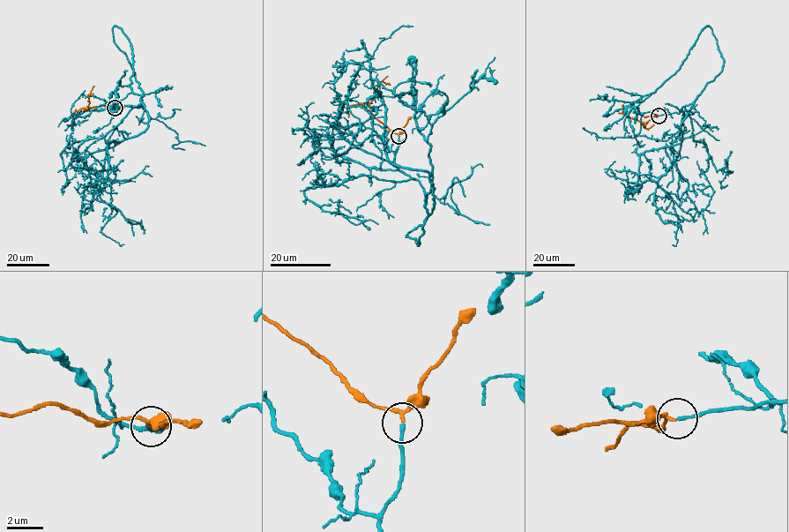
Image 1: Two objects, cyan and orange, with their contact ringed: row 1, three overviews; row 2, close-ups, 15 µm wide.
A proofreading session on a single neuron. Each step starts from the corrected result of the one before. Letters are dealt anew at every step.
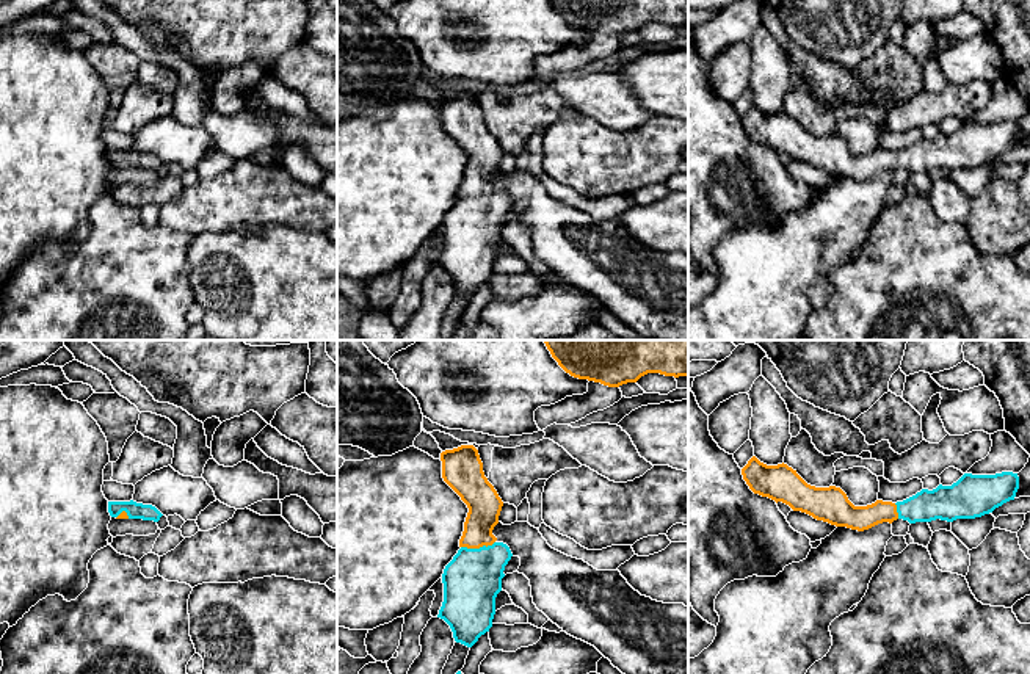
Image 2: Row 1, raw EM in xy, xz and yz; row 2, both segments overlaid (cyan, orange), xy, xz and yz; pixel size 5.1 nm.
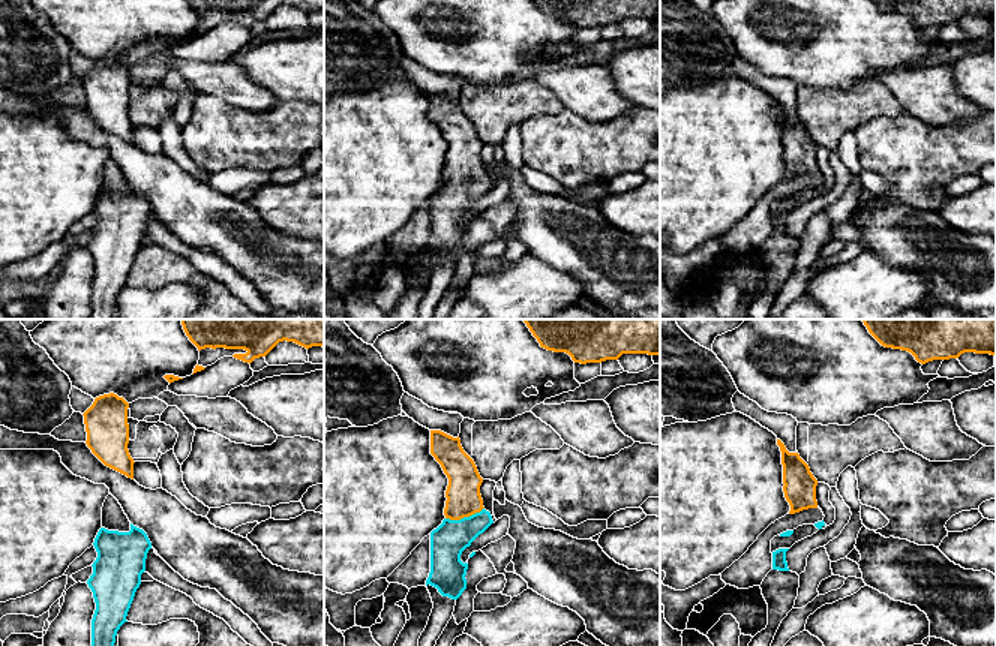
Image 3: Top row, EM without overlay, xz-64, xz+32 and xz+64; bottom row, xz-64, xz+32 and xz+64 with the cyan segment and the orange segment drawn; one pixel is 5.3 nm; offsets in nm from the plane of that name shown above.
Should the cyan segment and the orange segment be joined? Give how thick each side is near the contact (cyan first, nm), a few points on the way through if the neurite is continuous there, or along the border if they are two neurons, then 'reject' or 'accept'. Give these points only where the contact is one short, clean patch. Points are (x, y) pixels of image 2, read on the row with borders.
300 nm thick on the cyan side, 170 nm on the other; runs through xz (472, 579), (477, 569), (477, 549), (483, 502); accept

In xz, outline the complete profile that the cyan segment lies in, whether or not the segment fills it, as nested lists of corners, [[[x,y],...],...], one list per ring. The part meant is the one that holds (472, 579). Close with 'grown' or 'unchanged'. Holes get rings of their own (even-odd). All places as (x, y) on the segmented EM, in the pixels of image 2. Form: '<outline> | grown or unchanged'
[[[461,445],[441,453],[442,478],[467,505],[469,513],[459,539],[459,550],[442,574],[444,602],[437,618],[444,619],[456,643],[472,647],[481,635],[489,632],[495,614],[495,597],[502,591],[503,571],[513,553],[492,534],[503,506],[494,486],[483,472],[483,462],[473,445]]] | grown

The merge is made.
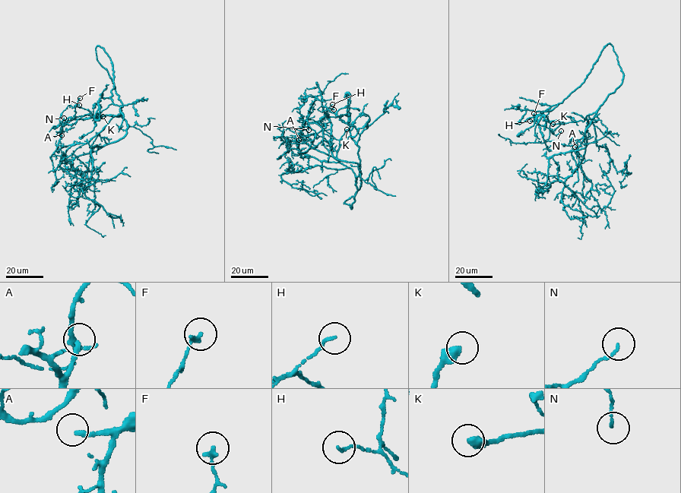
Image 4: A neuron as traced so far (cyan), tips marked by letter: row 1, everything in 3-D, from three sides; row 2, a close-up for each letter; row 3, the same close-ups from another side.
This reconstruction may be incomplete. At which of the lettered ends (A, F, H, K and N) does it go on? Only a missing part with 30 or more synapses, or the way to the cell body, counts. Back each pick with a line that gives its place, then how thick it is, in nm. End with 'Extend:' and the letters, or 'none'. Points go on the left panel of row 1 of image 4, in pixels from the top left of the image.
A: place (61, 135); calibre 150 nm
Extend: A

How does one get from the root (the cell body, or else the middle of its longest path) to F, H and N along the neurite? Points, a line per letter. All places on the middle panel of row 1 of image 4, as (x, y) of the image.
F: (356, 194), (357, 190), (355, 174), (335, 158), (340, 140), (318, 124), (324, 118), (326, 109), (334, 109)
H: (356, 194), (357, 190), (355, 174), (335, 158), (340, 140), (318, 124), (324, 118), (326, 109), (332, 104)
N: (356, 194), (357, 190), (355, 174), (335, 158), (340, 140), (315, 121), (308, 124), (308, 130)

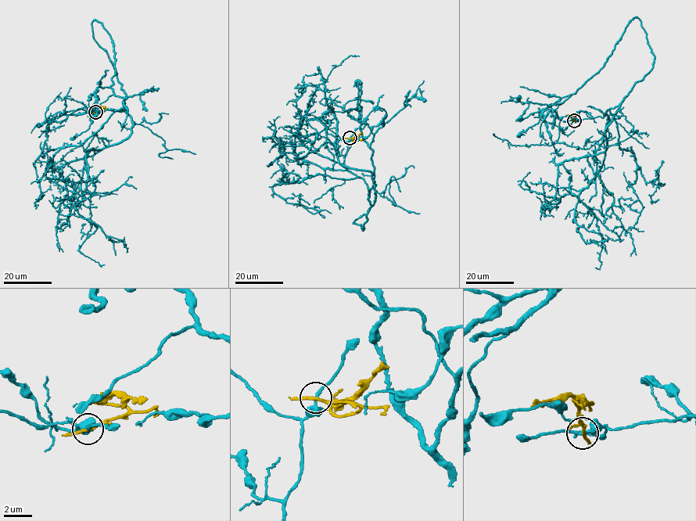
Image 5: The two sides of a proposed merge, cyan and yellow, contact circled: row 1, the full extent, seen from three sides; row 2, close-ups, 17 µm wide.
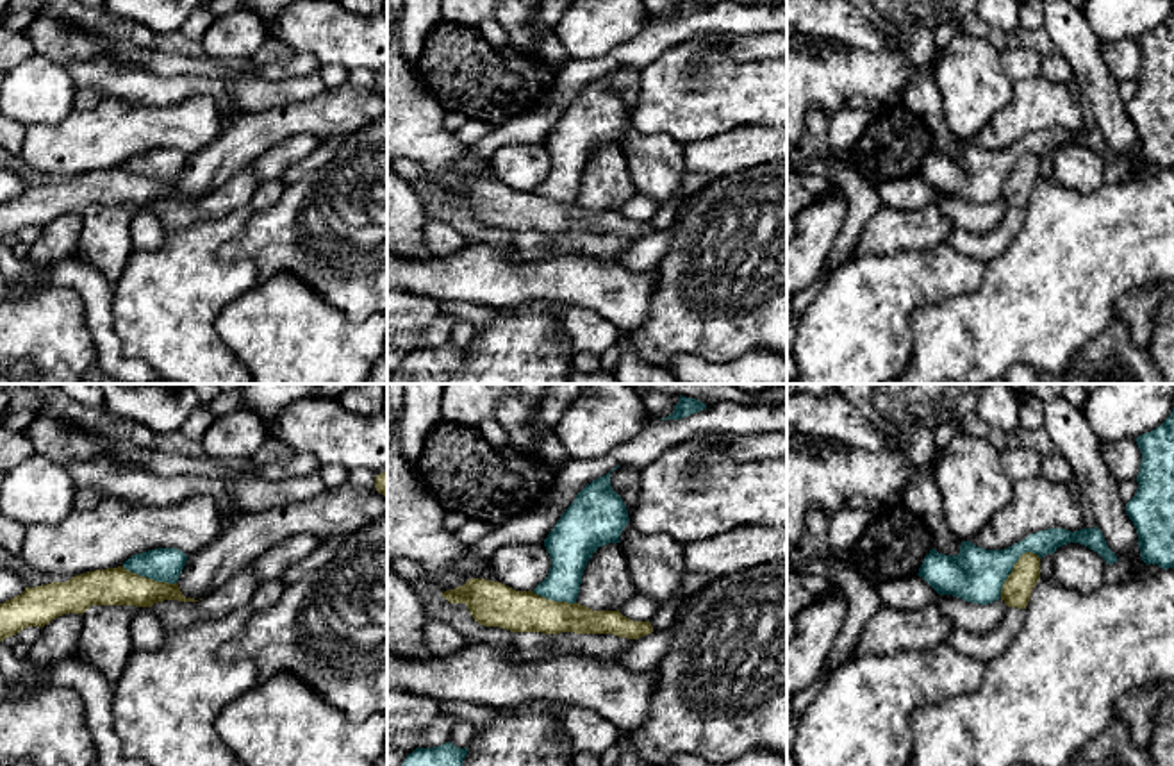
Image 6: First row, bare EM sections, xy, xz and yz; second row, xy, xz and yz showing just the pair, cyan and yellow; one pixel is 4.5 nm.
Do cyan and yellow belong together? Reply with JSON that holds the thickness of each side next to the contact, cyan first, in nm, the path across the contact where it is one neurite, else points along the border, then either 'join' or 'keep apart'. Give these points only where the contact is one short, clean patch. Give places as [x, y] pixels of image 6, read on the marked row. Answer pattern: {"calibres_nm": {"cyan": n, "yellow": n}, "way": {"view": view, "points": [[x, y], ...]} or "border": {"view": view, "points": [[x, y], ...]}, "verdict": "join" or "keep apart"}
{"calibres_nm": {"cyan": 240, "yellow": 130}, "border": {"view": "yz", "points": [[1035, 552], [1025, 552], [1019, 557], [1000, 597]]}, "verdict": "keep apart"}

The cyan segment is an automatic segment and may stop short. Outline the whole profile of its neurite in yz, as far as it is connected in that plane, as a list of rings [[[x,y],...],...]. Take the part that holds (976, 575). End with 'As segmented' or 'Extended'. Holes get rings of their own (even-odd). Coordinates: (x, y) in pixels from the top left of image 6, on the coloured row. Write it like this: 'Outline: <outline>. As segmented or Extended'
Outline: [[[1097,527],[1076,532],[1047,529],[1029,534],[1005,550],[985,550],[971,541],[962,541],[958,555],[938,554],[931,548],[917,575],[938,595],[953,595],[965,602],[987,605],[1001,598],[1003,584],[1022,554],[1031,552],[1042,559],[1067,543],[1088,546],[1097,552],[1106,564],[1119,561]]]. As segmented

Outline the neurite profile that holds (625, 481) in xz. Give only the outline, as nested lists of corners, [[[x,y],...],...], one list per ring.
[[[621,466],[610,471],[610,486],[623,498],[628,518],[633,512],[639,500],[641,470],[632,466]]]

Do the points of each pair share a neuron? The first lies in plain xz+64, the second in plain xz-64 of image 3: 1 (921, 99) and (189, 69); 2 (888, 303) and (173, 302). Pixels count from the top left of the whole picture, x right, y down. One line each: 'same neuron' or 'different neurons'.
1: same neuron
2: same neuron

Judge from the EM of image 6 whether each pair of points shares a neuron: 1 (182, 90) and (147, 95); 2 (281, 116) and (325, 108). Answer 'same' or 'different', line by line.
1: same
2: same

